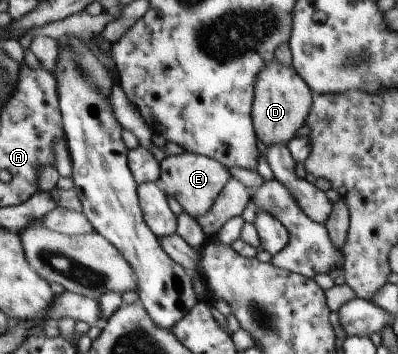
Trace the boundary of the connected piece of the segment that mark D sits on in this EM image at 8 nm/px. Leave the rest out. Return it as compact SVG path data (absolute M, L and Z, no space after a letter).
M275 58L266 62L258 72L253 90L253 123L258 140L268 148L272 144L290 142L298 128L304 124L312 102L312 94L306 83L291 66L282 66Z

